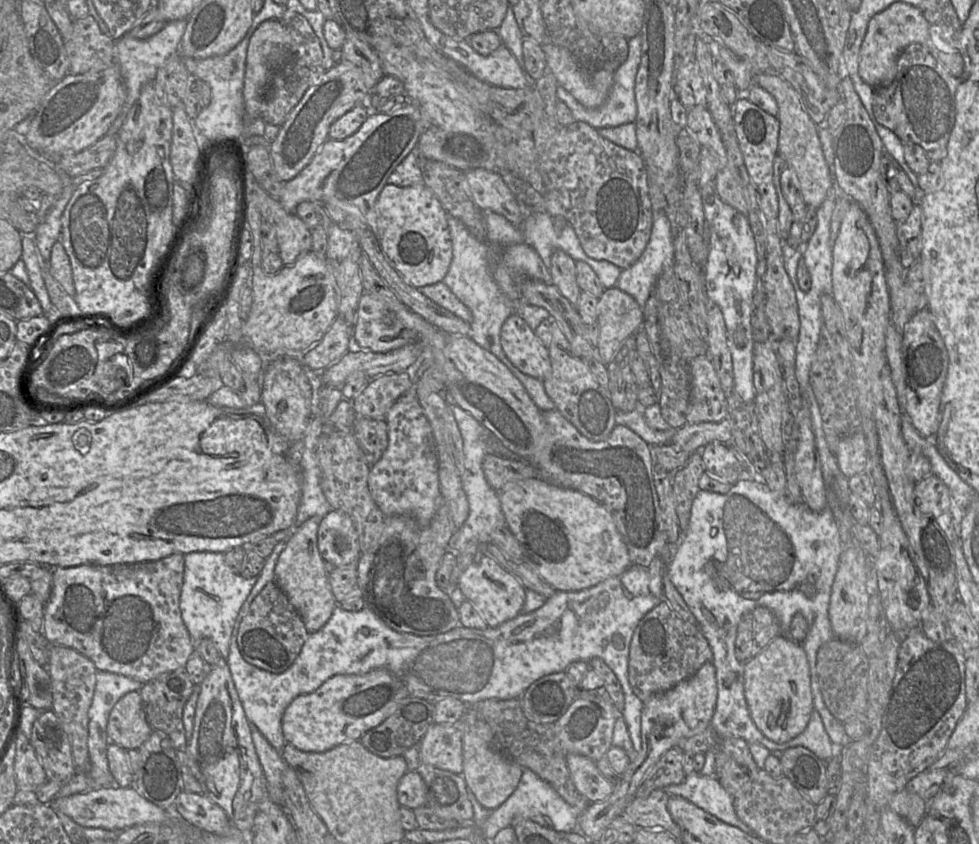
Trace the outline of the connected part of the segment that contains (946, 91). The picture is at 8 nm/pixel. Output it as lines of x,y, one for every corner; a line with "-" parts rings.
910,44
902,50
898,57
895,79
889,85
874,88
874,118
882,126
895,133
903,143
912,143
920,146
931,163
939,164
947,155
947,145
955,126
955,95
959,81
959,79
949,74
948,69
939,64
924,45

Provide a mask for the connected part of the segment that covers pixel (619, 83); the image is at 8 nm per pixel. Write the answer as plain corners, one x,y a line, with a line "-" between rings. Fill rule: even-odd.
641,35
628,39
628,57
626,61
614,72
614,84
606,101
598,108
590,109
580,104
563,87
558,87
558,100
563,102
572,112
576,121
585,122
595,129
617,127
627,123
635,123
637,105
635,101
635,80
641,61

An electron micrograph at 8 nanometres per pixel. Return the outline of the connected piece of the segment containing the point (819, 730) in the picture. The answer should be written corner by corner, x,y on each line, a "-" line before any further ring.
814,709
806,729
797,737
785,743
775,743
775,751
793,746
802,746
812,751
818,758
828,761
834,757
834,745
827,734
819,713

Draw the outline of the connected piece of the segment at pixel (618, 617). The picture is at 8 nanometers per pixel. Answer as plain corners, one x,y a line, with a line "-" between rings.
631,566
627,571
623,574
607,579
593,587
573,592
564,592
564,591
556,591
553,596
546,599
543,606
537,609
534,612
528,614
520,614
513,620
509,620
504,624
495,627
495,628
486,628
483,630
473,629
473,628
465,628
462,626
458,626
448,632
437,634
434,636
415,636
409,634
398,633
388,626
385,625
374,613
368,608
364,608
358,612
347,611
343,608
336,607
333,611
332,616
328,620
328,622
317,632
314,632
309,635
306,640
303,648
294,661
294,663
283,673
275,674
265,670
262,670
250,663
248,663
240,654
238,646
233,641
233,635
231,638
230,649
228,657
226,658
227,665
229,667
234,686
237,690
239,698
241,700
243,709
249,720
250,724
255,725
262,735
269,741
269,743
277,750
281,750
287,743
285,741
283,732
282,732
282,717
287,706
298,696
309,694
317,690
326,680
335,676
335,675
362,675
368,672
371,672
376,669
385,669
395,675
406,687
406,690
409,695
417,698
421,698
431,704
435,704
436,702
444,699
444,698
455,698
467,706
473,705
477,702
487,699
499,699
499,700
510,700
510,699
520,699
524,692
528,689
528,687
533,684
538,679
558,672
565,672
567,667
576,661
584,661
588,662
592,658
600,658
602,659
607,666
614,672
616,677
618,678
625,698
625,705
621,712
621,716
623,717
628,731
630,735
631,742
633,744
633,748
636,751
641,749
641,719
642,719
642,710
644,707
644,702
638,698
633,692
628,678
628,663
629,663
629,649
630,643
634,634
634,631
639,624
640,620
655,606
657,606
661,598
658,598
651,594
649,590
650,576
647,568
642,568
639,566

